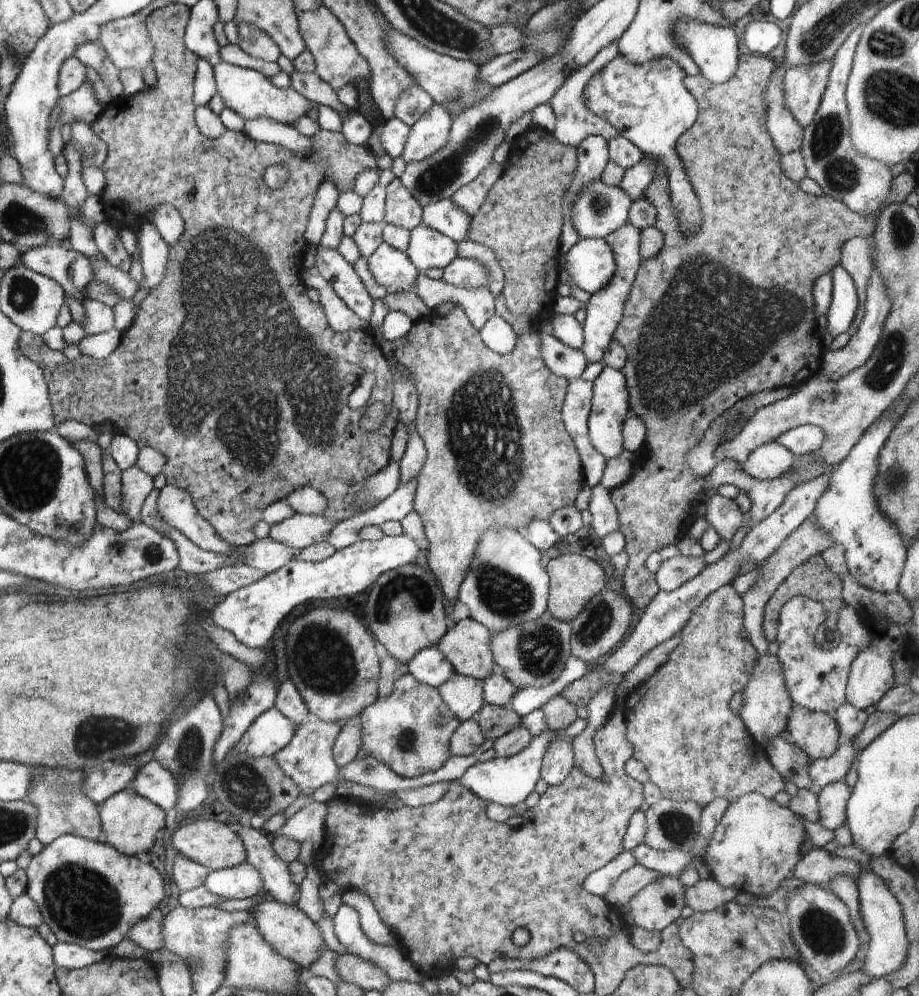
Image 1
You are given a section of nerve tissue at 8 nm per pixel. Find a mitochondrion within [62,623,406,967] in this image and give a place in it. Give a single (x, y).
(96, 736)

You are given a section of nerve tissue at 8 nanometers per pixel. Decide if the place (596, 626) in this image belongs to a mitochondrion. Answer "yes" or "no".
yes

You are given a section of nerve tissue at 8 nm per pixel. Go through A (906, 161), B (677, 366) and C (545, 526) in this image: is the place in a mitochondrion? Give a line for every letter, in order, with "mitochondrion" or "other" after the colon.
A: other
B: mitochondrion
C: other

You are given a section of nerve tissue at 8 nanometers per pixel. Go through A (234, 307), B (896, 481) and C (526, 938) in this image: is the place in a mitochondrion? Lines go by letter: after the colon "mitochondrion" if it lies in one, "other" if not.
A: mitochondrion
B: mitochondrion
C: mitochondrion

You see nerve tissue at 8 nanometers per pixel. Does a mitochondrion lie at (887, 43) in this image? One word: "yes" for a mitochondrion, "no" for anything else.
yes

